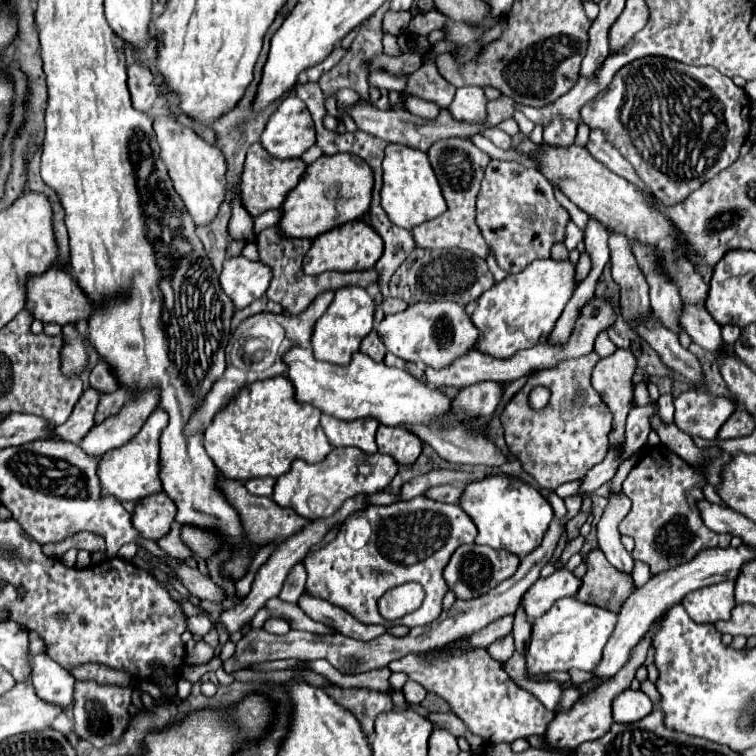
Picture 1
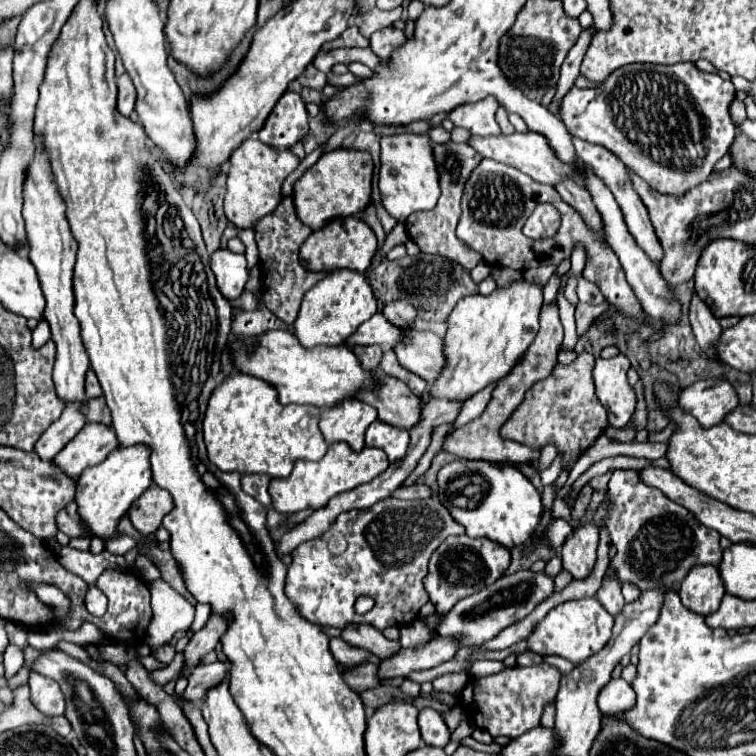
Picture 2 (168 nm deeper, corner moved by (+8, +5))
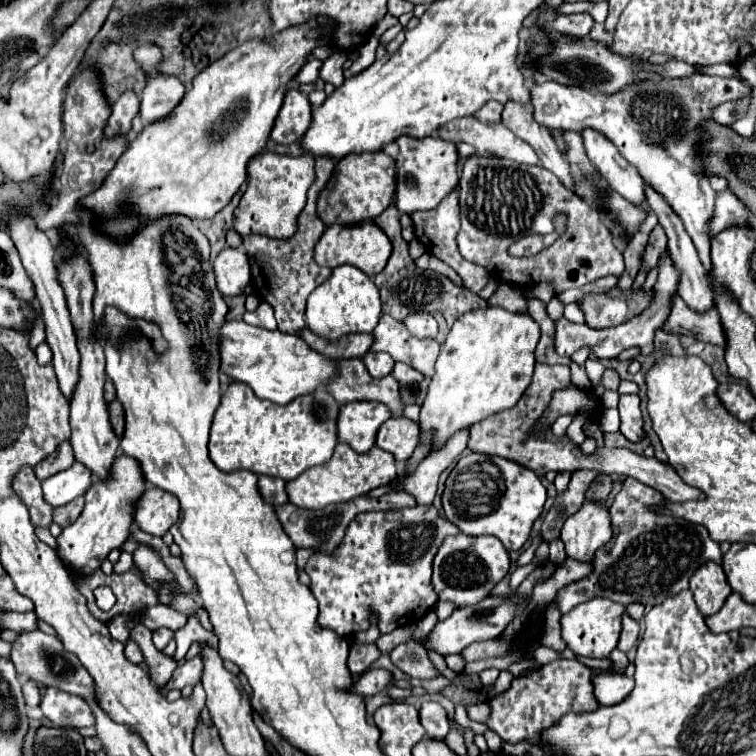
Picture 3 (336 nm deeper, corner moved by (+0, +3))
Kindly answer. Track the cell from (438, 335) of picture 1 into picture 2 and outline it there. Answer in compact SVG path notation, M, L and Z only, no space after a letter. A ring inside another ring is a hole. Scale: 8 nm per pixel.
M376 313L372 319L362 323L350 339L346 339L346 347L356 347L356 345L380 345L384 349L394 347L394 343L402 337L402 329L396 329L382 313Z

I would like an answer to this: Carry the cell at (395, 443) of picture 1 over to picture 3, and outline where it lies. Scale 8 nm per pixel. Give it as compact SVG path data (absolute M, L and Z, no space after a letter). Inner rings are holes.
M390 417L380 429L376 437L376 445L396 457L396 461L404 463L418 445L420 427L406 417Z

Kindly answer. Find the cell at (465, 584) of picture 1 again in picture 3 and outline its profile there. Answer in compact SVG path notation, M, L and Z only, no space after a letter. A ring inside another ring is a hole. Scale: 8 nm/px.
M458 533L446 537L442 547L434 557L432 585L438 593L438 601L454 603L456 607L466 607L482 601L490 595L494 585L510 571L510 557L504 545L496 537L470 537Z

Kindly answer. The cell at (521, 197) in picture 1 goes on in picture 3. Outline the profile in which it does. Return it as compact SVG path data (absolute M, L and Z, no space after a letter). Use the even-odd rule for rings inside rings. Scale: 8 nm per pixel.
M472 155L462 169L460 177L460 217L462 217L462 229L458 233L458 249L462 257L468 261L474 261L482 267L488 269L488 273L496 281L512 283L516 287L528 287L536 285L540 281L550 281L556 289L556 293L562 293L572 287L582 287L598 277L614 275L620 277L626 267L624 267L624 257L622 251L614 245L610 229L604 225L600 219L600 211L596 207L586 205L576 193L568 191L554 173L538 167L538 165L520 165L510 159L500 159L500 157L480 157ZM556 213L568 213L568 227L564 235L550 247L546 247L542 253L534 257L510 257L508 247L518 241L520 237L532 235L532 233L550 233L552 227L552 217Z

